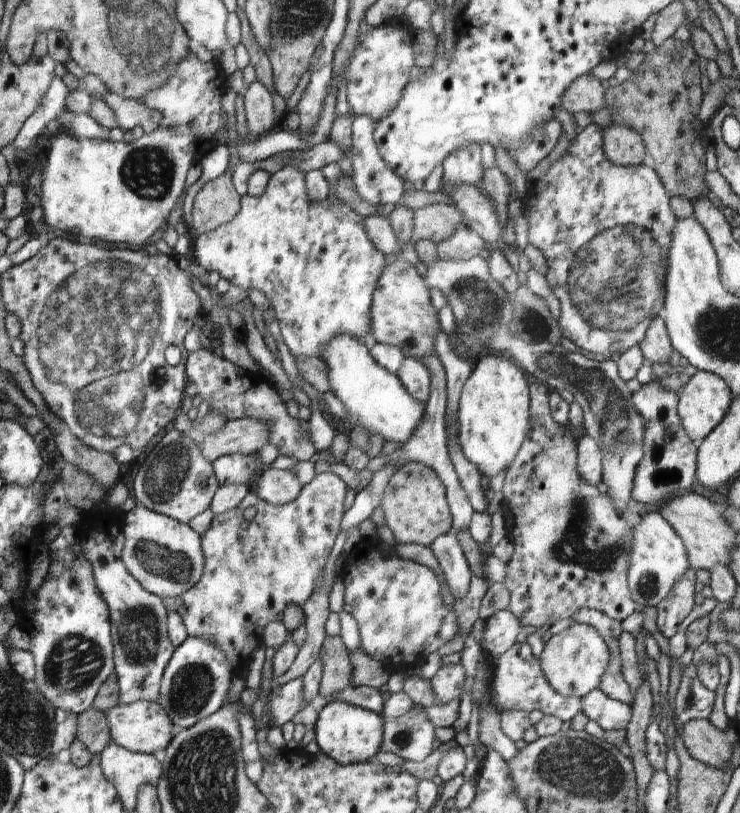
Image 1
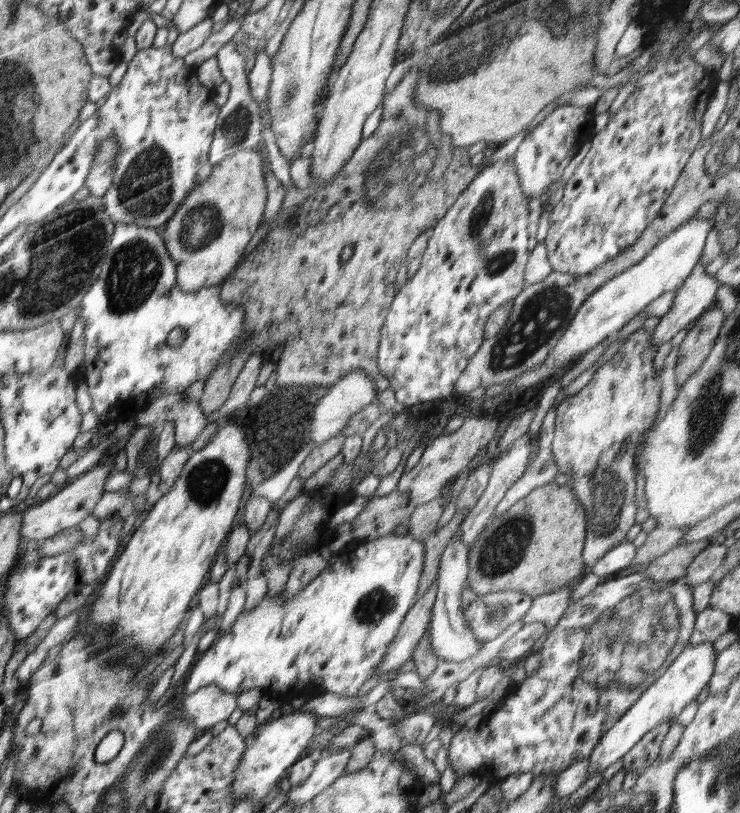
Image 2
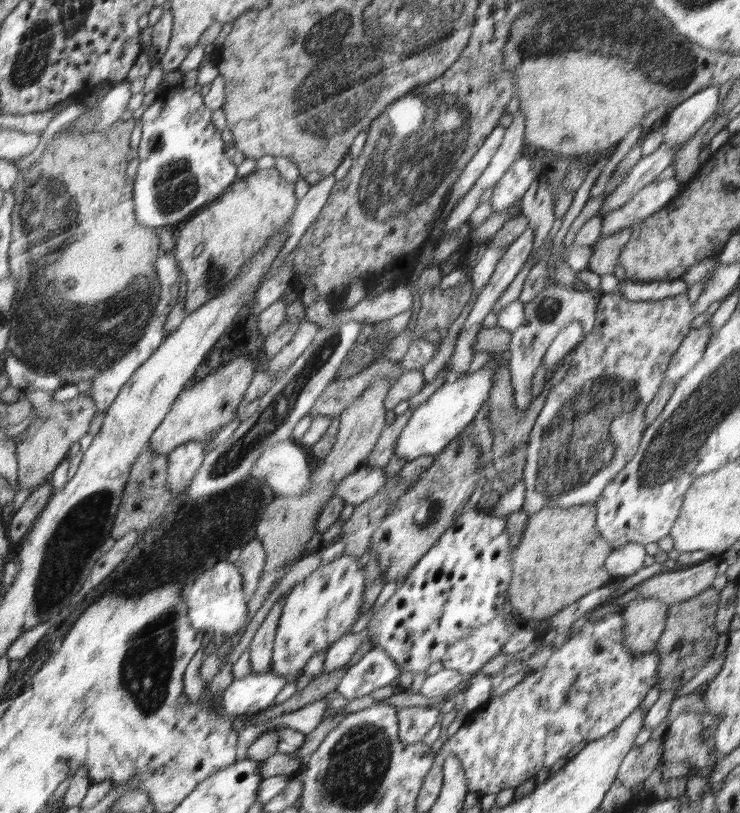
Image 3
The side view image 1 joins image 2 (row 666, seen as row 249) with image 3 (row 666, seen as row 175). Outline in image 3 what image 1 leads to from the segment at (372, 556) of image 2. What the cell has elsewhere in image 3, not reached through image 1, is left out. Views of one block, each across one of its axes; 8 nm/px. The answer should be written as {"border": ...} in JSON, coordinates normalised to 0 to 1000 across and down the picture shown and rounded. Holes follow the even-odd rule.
{"border":[[[464,681],[446,694],[432,694],[411,716],[400,718],[395,723],[395,728],[388,732],[374,779],[370,782],[369,819],[365,820],[365,825],[370,825],[376,830],[386,830],[392,839],[396,839],[400,828],[412,822],[416,812],[424,804],[438,806],[461,782],[473,779],[476,769],[486,759],[485,749],[491,738],[493,708],[495,701],[492,697],[484,697],[484,688]]]}

